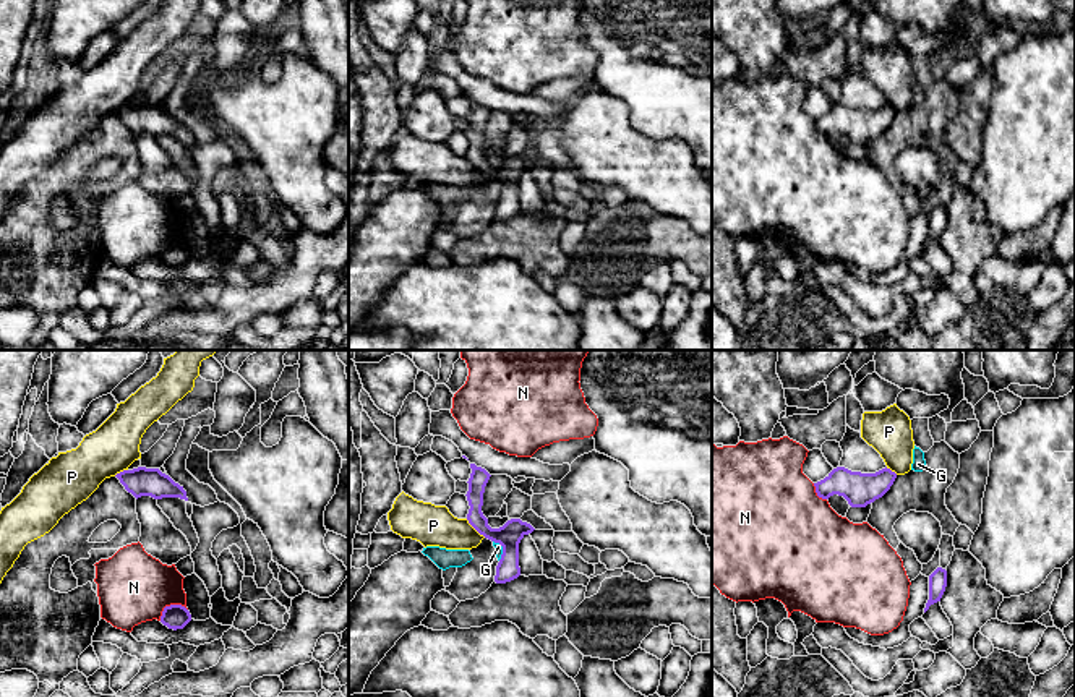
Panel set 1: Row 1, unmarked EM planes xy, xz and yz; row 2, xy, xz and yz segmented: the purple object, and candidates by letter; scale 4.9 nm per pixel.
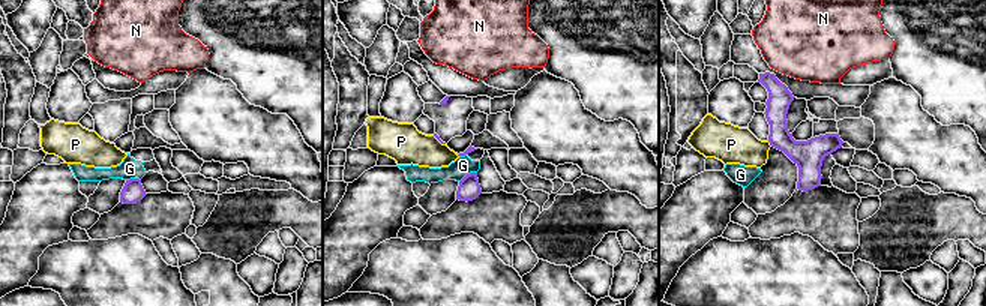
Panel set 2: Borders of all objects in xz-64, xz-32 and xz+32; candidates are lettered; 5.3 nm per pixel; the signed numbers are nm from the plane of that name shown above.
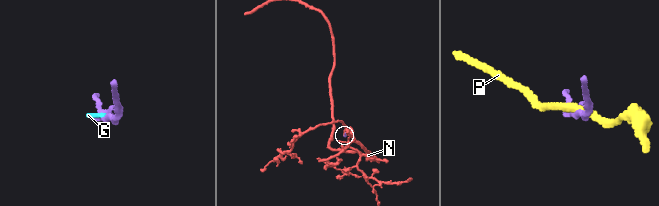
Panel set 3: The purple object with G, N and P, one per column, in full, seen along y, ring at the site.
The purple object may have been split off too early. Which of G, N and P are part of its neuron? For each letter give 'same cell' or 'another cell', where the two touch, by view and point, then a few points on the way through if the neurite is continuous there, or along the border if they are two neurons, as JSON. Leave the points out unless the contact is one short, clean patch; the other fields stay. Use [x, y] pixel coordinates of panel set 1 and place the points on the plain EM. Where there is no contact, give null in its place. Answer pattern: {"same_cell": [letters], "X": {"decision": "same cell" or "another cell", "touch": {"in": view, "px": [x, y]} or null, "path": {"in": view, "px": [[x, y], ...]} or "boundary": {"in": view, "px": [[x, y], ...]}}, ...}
{"same_cell": [], "G": {"decision": "another cell", "touch": {"in": "xz", "px": [503, 187]}, "boundary": {"in": "xz", "px": [[493, 177], [501, 183], [500, 196]]}}, "N": {"decision": "another cell", "touch": {"in": "xy", "px": [171, 242]}}, "P": {"decision": "another cell", "touch": {"in": "xz", "px": [475, 166]}}}

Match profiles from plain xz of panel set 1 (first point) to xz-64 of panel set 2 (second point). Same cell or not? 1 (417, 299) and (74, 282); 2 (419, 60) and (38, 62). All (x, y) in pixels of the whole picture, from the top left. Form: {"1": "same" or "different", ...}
{"1": "same", "2": "same"}

